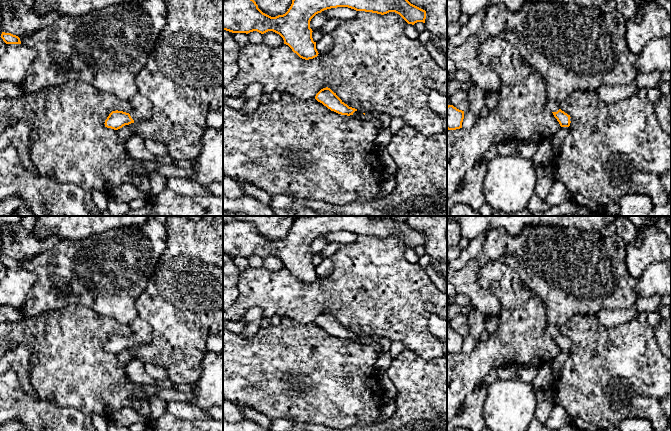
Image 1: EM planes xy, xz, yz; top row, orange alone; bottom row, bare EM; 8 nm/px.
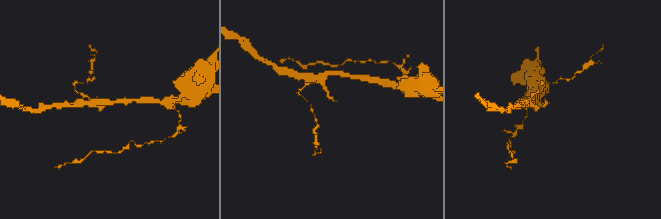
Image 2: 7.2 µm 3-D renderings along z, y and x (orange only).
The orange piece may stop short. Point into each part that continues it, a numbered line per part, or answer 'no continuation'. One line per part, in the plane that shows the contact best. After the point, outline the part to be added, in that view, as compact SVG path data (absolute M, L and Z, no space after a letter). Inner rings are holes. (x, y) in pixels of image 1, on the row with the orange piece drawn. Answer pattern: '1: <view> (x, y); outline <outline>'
1: xy (142, 107); outline M137 93L130 100L133 111L130 113L134 122L147 121L152 118L152 103L144 95Z

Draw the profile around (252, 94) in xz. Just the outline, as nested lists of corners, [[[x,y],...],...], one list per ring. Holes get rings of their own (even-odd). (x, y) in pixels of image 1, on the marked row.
[[[259,84],[249,85],[241,94],[244,104],[239,111],[250,112],[255,111],[259,105],[261,96],[263,95],[262,86]]]

